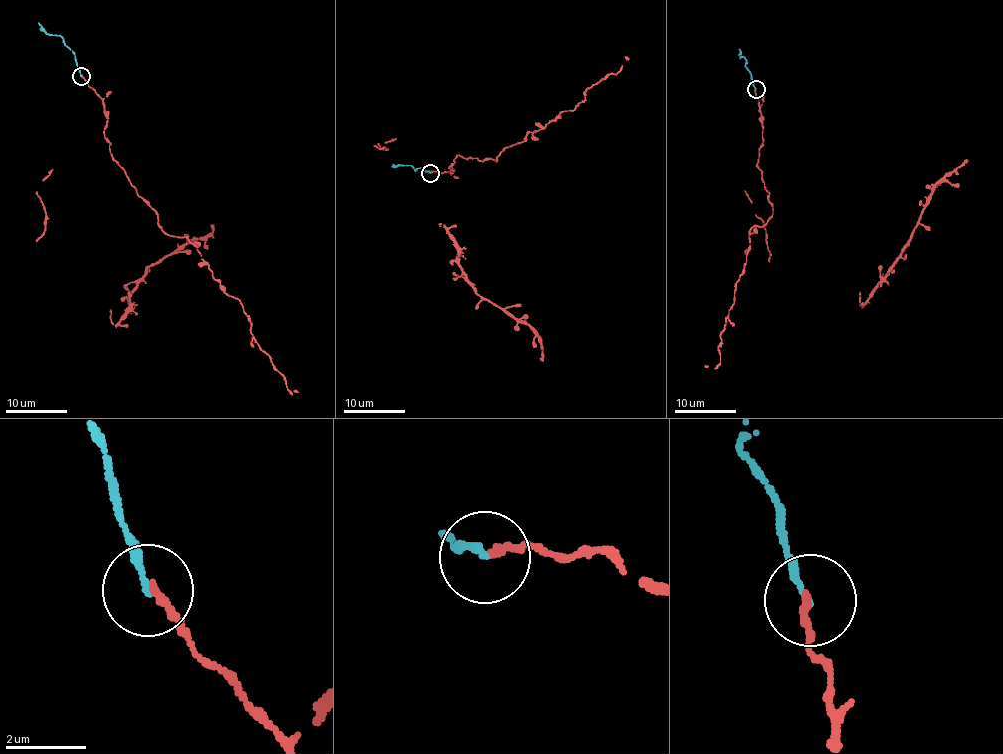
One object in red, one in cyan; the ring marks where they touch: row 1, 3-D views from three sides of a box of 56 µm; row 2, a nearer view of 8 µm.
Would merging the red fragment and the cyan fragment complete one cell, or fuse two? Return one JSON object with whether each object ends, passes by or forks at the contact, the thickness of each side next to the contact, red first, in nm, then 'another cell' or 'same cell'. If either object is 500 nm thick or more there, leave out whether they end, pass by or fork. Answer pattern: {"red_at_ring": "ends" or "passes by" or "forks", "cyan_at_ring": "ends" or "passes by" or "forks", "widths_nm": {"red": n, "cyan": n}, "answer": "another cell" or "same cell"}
{"red_at_ring": "ends", "cyan_at_ring": "ends", "widths_nm": {"red": 190, "cyan": 150}, "answer": "same cell"}

